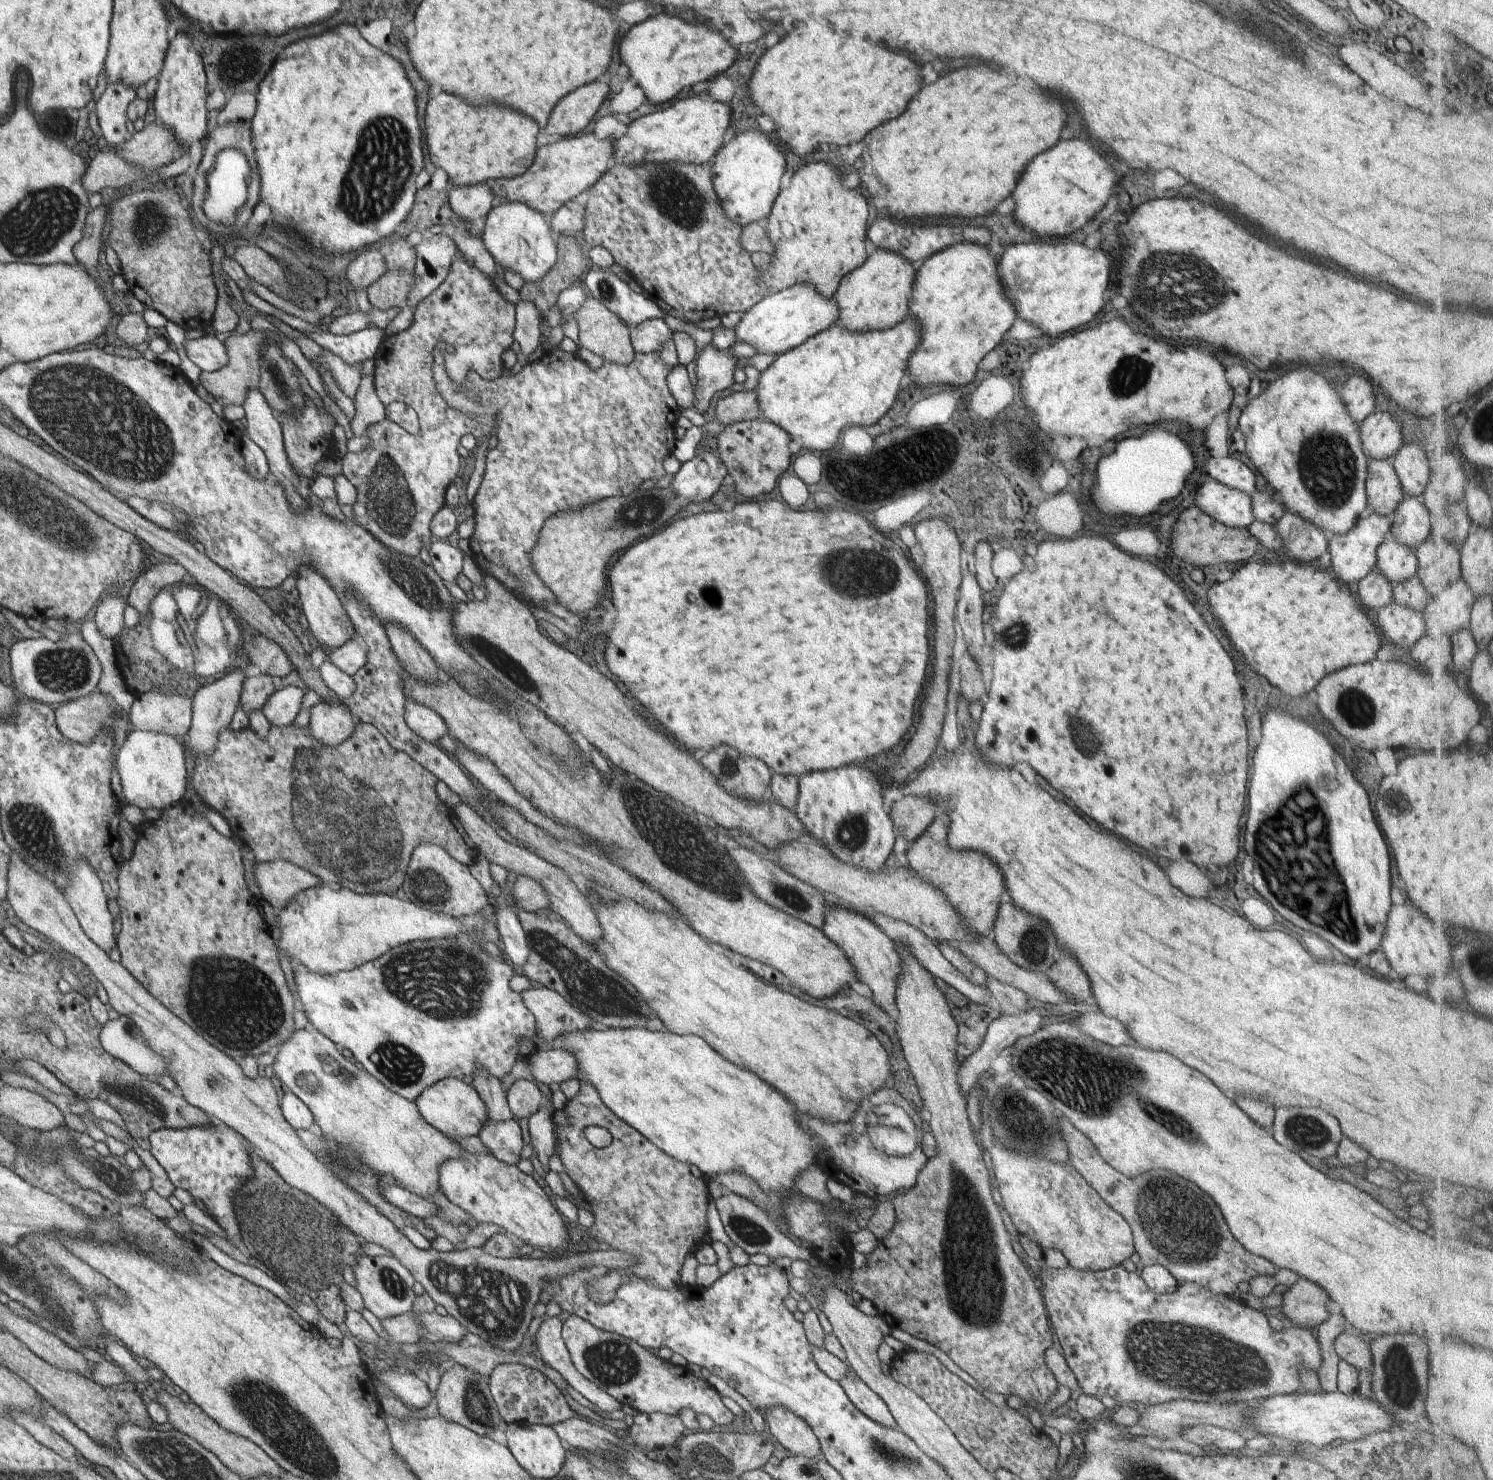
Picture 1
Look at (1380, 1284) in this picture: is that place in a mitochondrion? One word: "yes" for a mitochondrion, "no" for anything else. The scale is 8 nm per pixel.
no

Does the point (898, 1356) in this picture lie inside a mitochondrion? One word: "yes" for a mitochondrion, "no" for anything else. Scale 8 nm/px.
no

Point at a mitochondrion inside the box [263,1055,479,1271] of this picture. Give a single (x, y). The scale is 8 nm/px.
(342, 1220)

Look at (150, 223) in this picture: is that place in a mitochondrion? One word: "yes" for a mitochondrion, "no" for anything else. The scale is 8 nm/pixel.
yes

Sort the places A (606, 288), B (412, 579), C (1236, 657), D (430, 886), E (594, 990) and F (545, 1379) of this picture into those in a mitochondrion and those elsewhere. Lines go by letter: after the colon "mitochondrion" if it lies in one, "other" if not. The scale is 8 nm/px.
A: mitochondrion
B: mitochondrion
C: other
D: mitochondrion
E: mitochondrion
F: other

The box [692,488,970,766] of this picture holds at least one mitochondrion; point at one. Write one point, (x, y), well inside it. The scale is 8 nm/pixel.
(862, 574)

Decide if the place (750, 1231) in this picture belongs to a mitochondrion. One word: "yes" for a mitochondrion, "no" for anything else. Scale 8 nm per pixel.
yes

